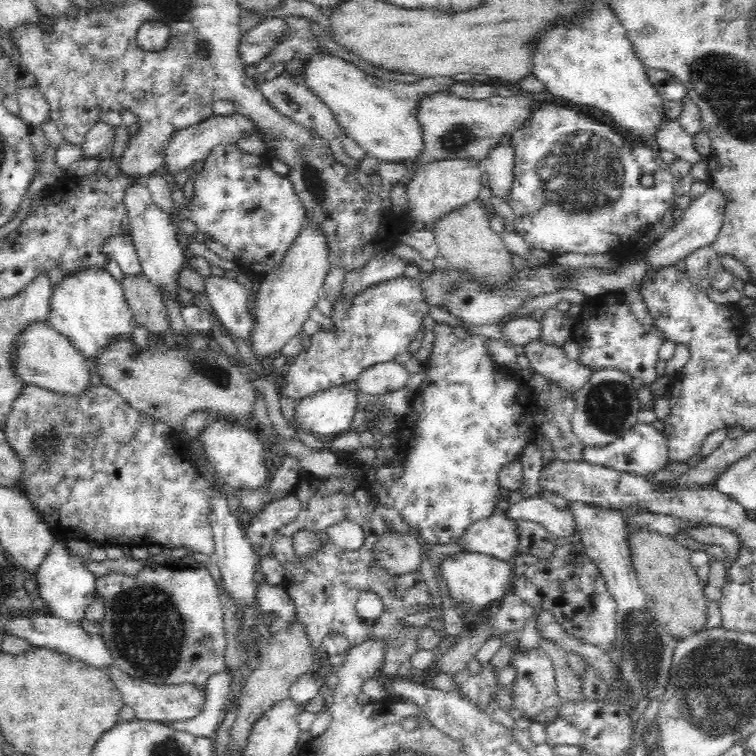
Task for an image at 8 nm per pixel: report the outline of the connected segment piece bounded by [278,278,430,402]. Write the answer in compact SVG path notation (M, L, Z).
M418 279L380 281L370 288L361 289L354 296L342 292L331 310L334 332L325 332L321 328L310 337L310 348L290 360L290 371L283 378L284 382L278 382L278 393L297 402L334 386L358 380L367 368L407 352L408 344L422 328L422 320L428 316L429 310L430 304Z

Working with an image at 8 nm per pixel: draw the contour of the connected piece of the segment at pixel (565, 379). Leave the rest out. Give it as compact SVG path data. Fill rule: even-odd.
M533 340L524 347L529 358L529 369L538 373L556 388L562 388L573 398L590 382L594 371L580 364L578 360L569 360L563 347L548 346L548 343Z

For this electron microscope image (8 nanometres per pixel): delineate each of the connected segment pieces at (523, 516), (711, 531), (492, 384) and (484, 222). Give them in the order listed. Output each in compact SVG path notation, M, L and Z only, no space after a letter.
M530 496L509 505L502 511L506 517L514 521L524 520L540 524L556 537L570 537L576 532L575 521L570 510L558 509L541 497Z
M694 526L690 529L683 529L679 531L678 534L684 534L686 538L692 538L696 542L702 542L708 545L716 545L728 554L733 562L739 555L739 544L736 534L732 530L727 530L726 528L713 528L708 527L698 527Z
M436 322L435 327L431 332L433 340L430 341L429 348L430 354L427 361L424 363L424 369L428 378L422 382L422 386L416 391L412 400L410 401L410 410L402 415L401 422L406 424L406 428L410 430L412 434L412 440L408 442L408 450L406 450L406 456L404 456L404 462L399 463L402 467L402 474L395 481L390 481L378 485L375 488L376 500L386 508L396 510L404 523L407 525L407 533L414 535L416 541L420 544L450 544L450 542L460 543L463 539L464 532L467 532L468 528L480 520L486 520L494 513L499 512L498 506L498 492L502 490L499 485L499 472L503 466L511 464L520 458L520 455L524 454L524 450L527 444L534 438L534 432L536 432L536 426L534 426L534 420L530 414L524 414L524 402L520 402L520 383L514 379L512 371L502 369L500 366L490 358L490 353L484 345L484 337L482 335L472 335L463 327L451 327L446 323L439 324Z
M480 199L472 201L440 219L432 231L439 254L446 258L451 268L468 275L468 279L472 279L472 283L476 283L486 295L511 295L519 291L519 269L512 265L511 252L505 247L505 242L491 229L485 205Z

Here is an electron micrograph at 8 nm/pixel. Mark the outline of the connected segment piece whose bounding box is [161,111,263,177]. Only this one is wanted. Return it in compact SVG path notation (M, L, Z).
M236 111L228 116L211 114L206 120L191 127L184 127L182 131L172 135L171 142L167 144L165 164L161 171L174 177L179 171L192 167L195 162L203 161L215 146L234 144L244 134L258 134L263 138L259 128L248 117Z

